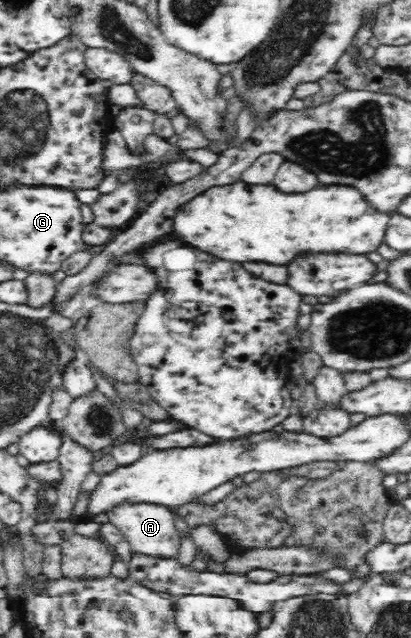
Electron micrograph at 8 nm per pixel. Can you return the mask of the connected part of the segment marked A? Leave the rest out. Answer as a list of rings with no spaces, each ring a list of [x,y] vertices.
[[[155,504],[121,505],[109,512],[105,519],[115,524],[130,545],[133,554],[154,557],[154,559],[177,558],[181,549],[181,536],[175,527],[175,517],[169,507]]]

